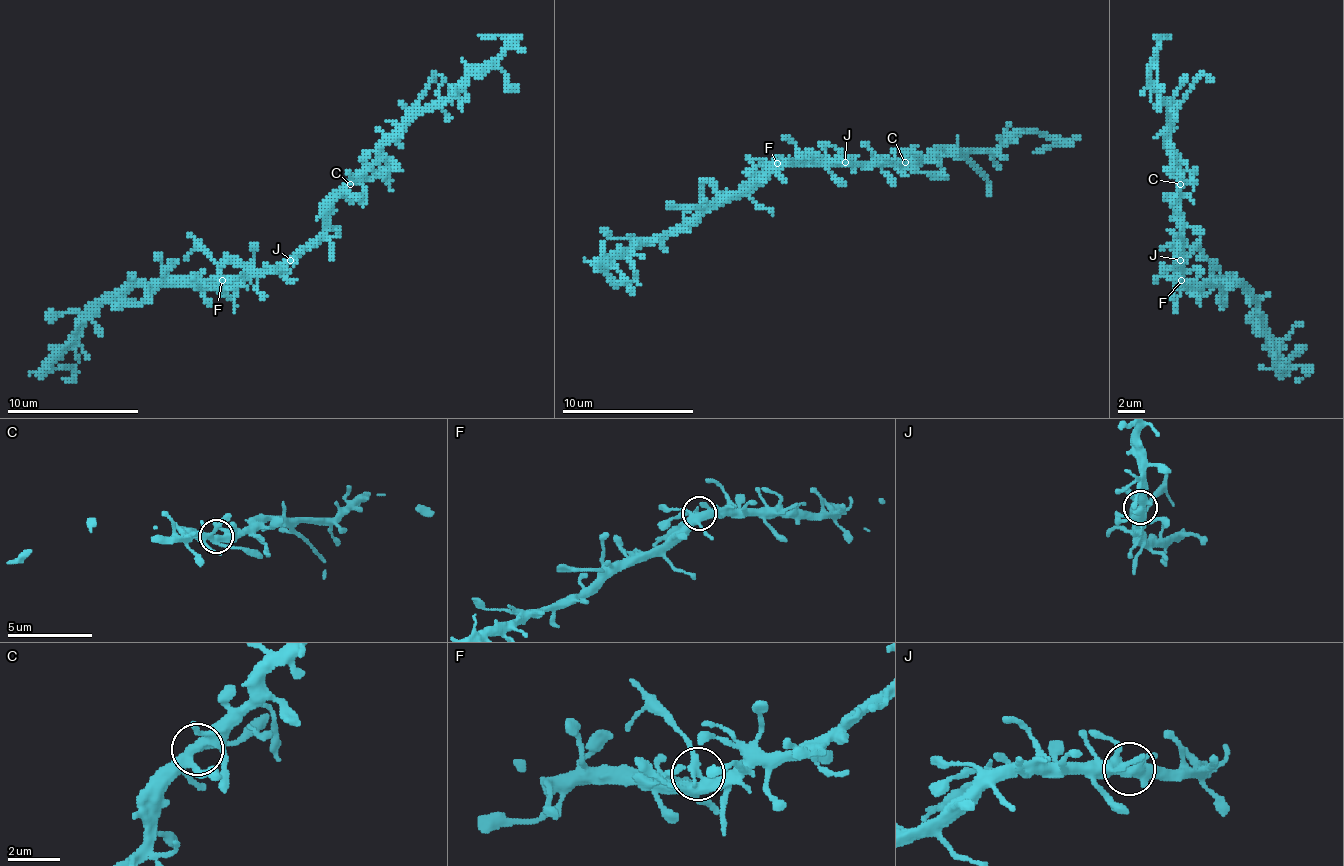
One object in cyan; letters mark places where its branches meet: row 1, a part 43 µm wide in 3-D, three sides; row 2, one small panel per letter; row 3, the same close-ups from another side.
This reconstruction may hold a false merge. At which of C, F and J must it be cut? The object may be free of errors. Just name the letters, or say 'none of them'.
F

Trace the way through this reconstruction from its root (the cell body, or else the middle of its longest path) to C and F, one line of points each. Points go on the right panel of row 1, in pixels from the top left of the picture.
C: (1184, 263), (1180, 184)
F: (1184, 263), (1184, 283), (1180, 279)

